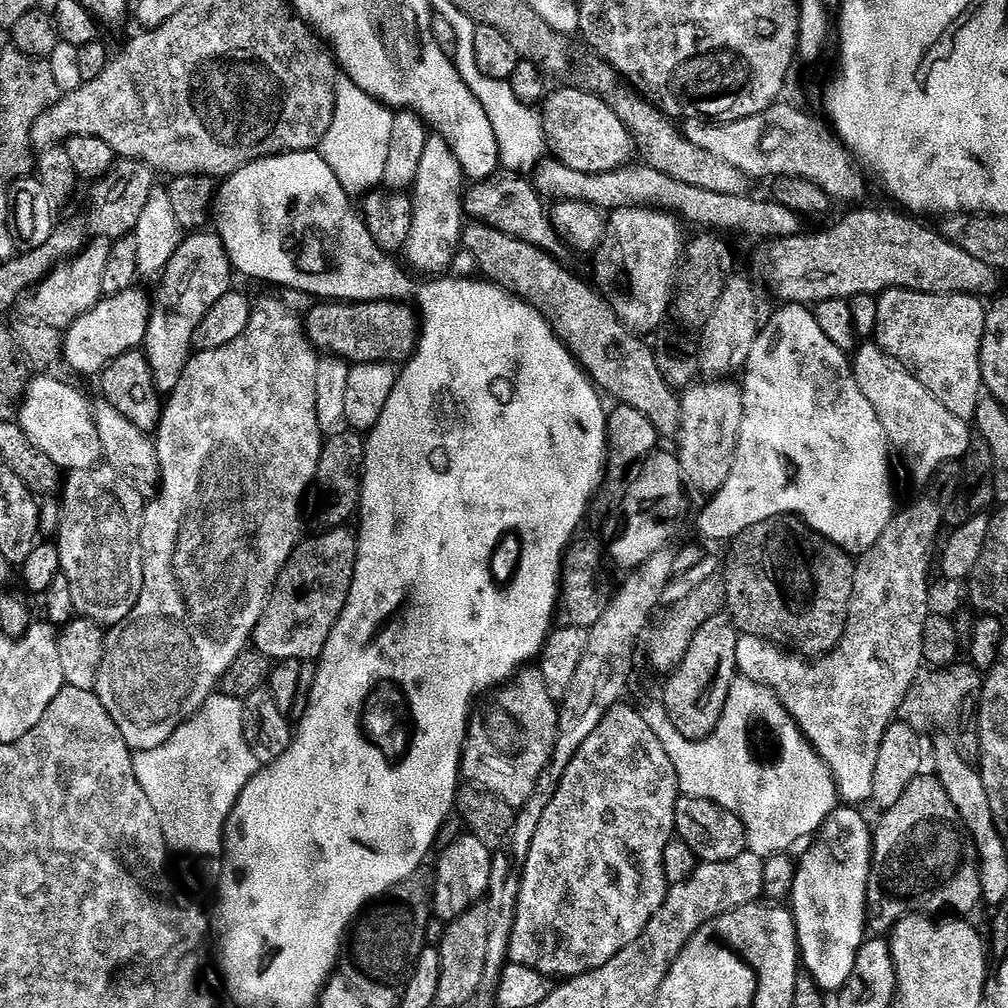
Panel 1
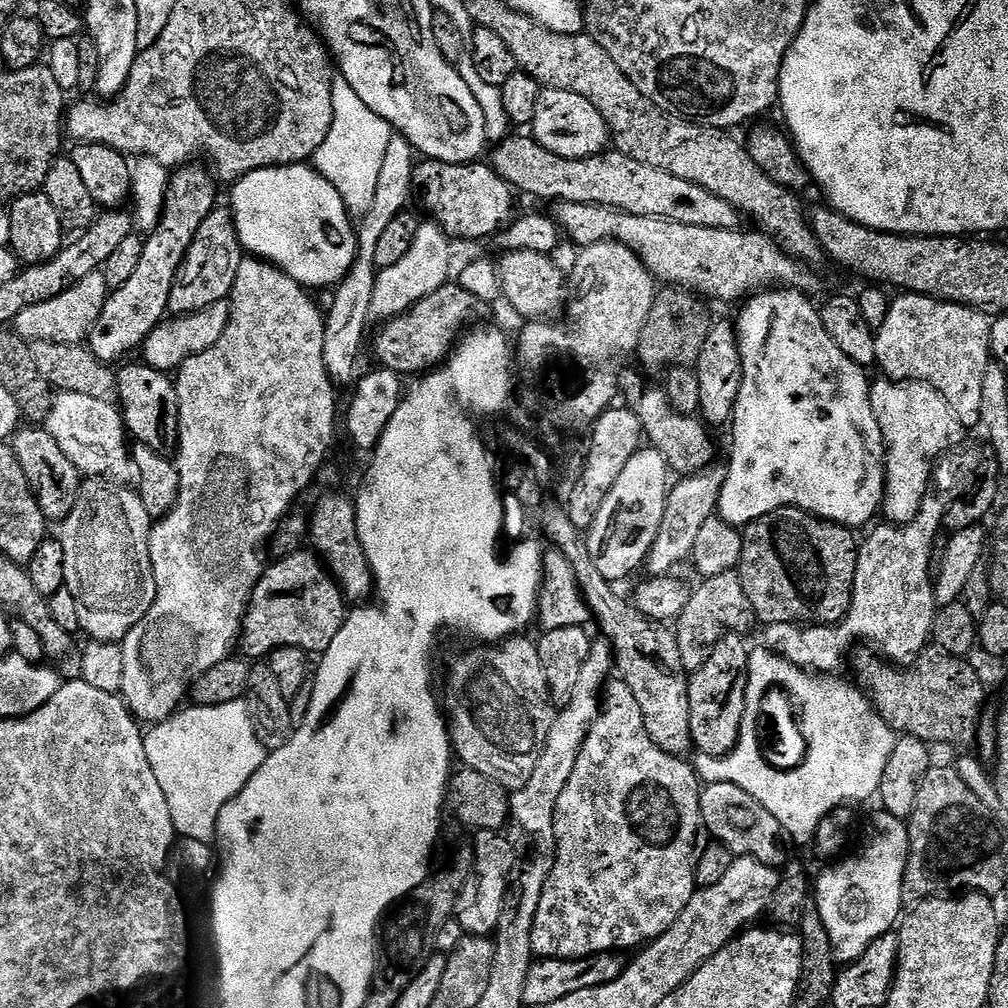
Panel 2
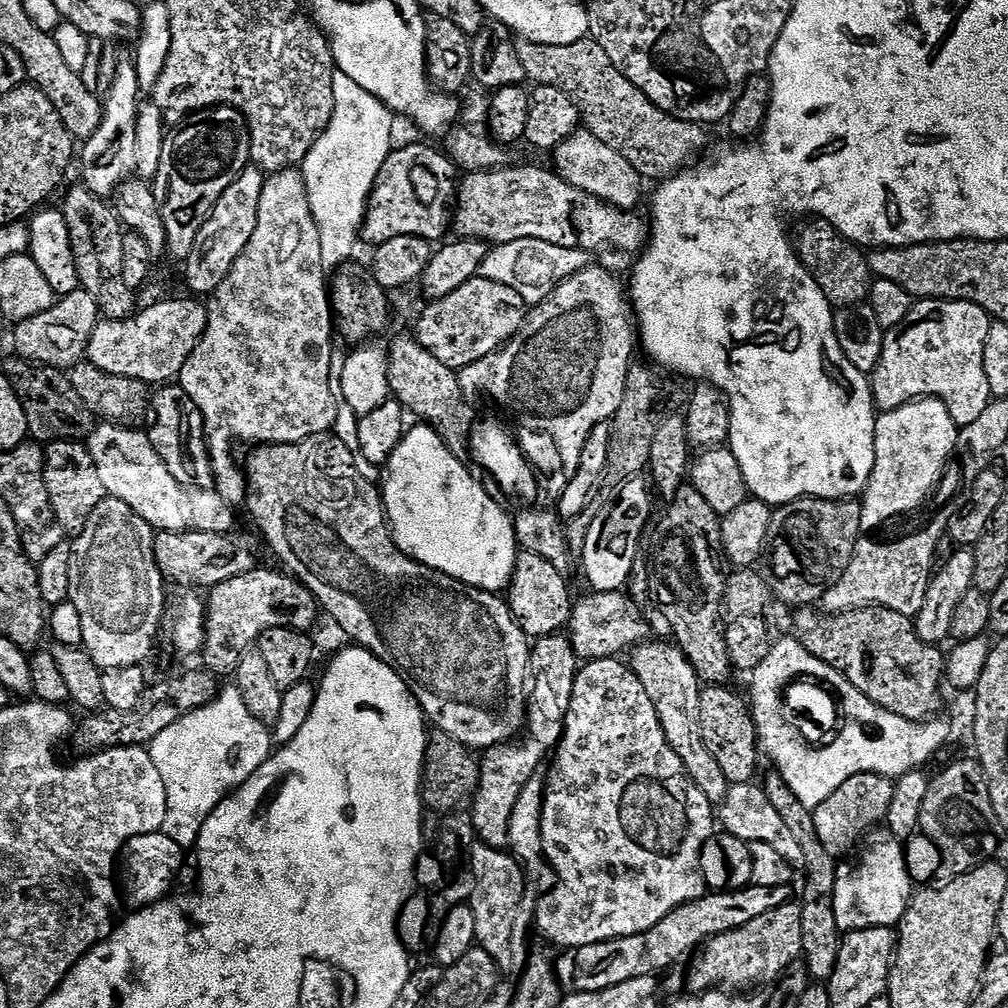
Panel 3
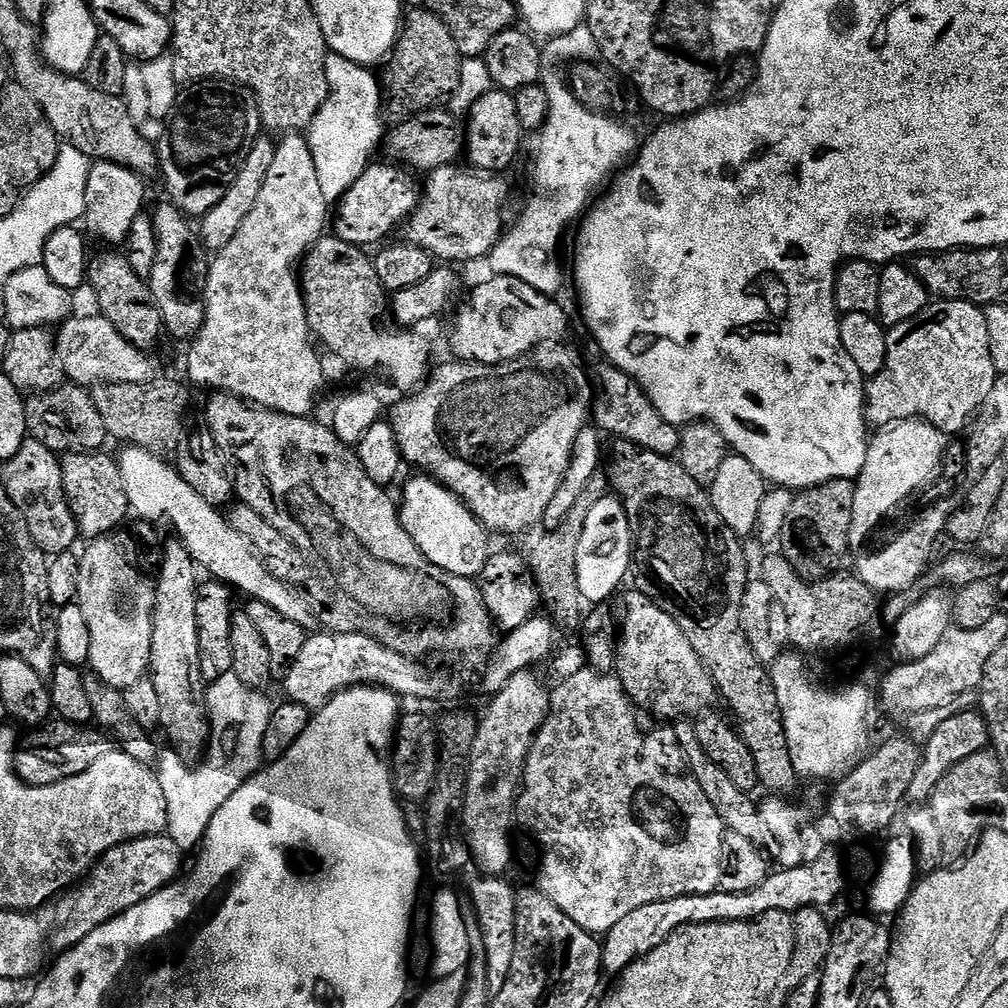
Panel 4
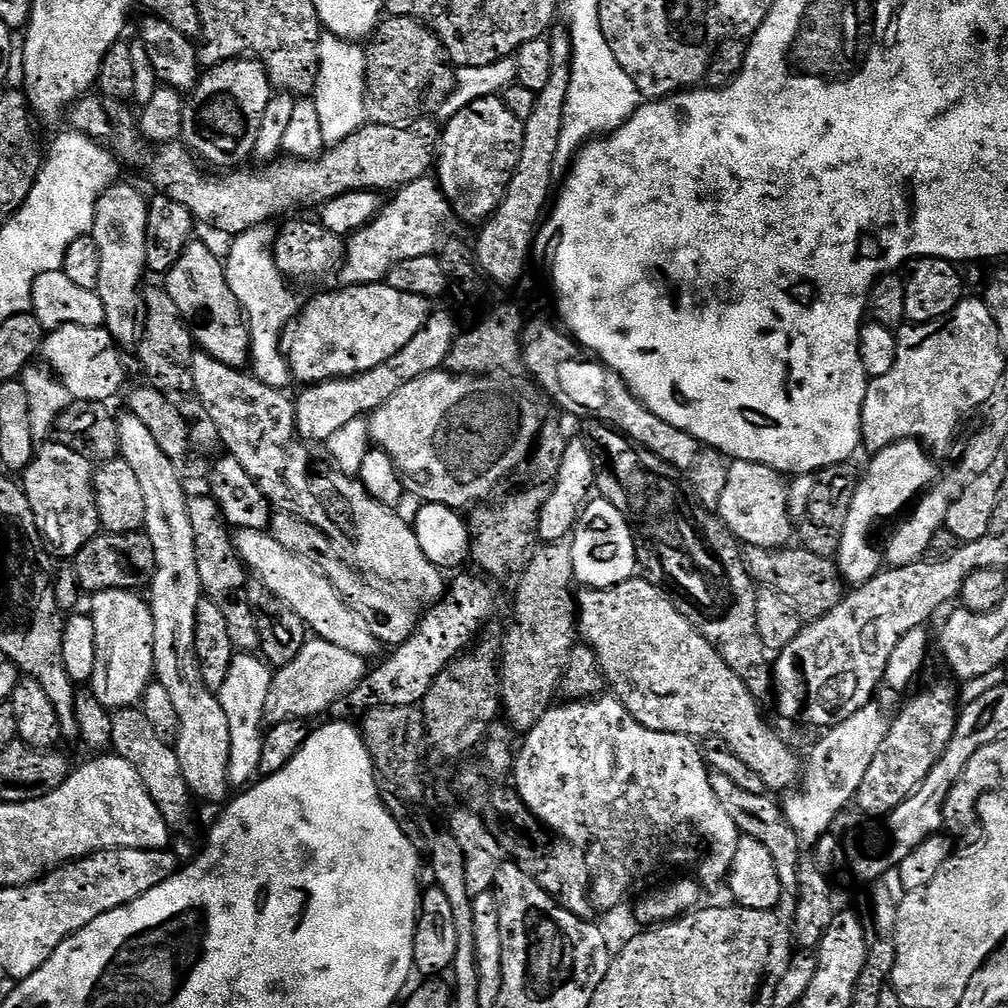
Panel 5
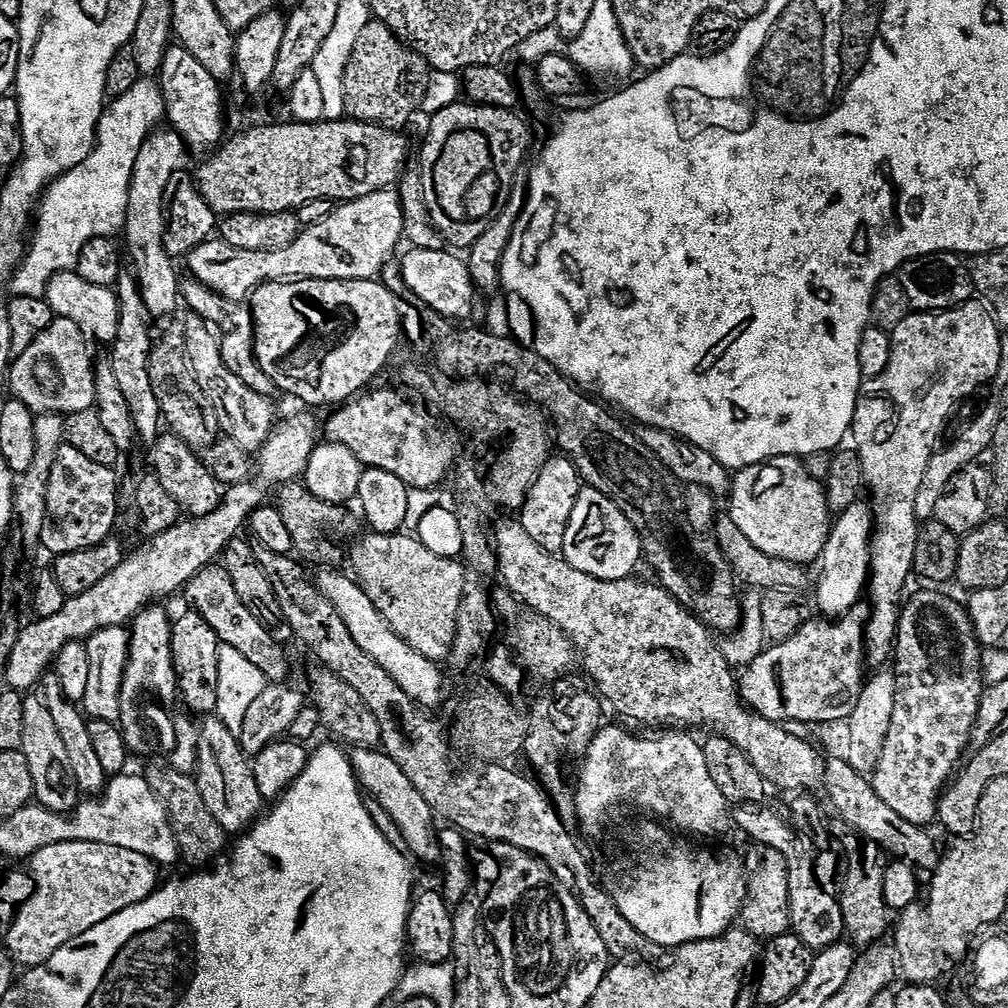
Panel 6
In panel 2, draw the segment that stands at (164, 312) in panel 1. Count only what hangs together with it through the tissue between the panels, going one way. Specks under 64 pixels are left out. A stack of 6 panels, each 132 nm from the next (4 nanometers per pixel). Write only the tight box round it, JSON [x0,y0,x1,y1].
[167,206,242,314]

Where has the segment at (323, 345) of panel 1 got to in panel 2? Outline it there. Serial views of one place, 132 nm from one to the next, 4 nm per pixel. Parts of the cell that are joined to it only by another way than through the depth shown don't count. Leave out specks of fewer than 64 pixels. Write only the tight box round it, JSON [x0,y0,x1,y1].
[372,282,482,374]

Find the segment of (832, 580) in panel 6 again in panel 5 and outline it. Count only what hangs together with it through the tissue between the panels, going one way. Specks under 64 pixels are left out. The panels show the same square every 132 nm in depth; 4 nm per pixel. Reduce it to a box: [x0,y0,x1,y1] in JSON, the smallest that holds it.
[834,440,938,585]

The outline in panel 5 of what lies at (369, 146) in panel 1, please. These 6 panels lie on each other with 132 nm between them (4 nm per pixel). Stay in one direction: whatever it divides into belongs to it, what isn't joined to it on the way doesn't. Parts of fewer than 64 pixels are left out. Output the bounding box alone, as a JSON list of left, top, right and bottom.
[314,35,368,145]

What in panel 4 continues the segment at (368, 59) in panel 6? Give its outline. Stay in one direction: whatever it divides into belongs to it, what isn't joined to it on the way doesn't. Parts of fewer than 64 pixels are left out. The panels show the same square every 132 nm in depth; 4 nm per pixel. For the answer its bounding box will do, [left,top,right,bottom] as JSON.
[382,8,461,122]

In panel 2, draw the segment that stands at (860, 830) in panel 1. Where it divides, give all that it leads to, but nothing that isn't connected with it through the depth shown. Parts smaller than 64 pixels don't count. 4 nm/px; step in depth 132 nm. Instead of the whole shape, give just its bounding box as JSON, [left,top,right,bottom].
[814,810,908,965]

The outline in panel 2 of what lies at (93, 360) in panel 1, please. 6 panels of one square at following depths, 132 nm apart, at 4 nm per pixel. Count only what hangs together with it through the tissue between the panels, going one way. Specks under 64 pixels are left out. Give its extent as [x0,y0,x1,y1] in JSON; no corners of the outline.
[86,162,217,363]

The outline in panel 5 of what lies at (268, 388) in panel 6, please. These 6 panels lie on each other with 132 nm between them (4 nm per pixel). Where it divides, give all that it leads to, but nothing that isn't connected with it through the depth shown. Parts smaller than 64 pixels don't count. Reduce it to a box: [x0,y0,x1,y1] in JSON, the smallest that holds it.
[166,238,250,369]

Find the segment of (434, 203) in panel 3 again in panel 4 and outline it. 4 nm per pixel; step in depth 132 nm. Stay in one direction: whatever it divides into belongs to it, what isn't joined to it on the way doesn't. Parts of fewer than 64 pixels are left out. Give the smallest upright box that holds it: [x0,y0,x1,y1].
[334,163,422,250]

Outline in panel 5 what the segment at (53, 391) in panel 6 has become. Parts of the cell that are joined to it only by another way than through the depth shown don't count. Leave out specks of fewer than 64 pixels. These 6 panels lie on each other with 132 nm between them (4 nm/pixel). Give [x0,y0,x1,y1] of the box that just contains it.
[42,324,124,401]

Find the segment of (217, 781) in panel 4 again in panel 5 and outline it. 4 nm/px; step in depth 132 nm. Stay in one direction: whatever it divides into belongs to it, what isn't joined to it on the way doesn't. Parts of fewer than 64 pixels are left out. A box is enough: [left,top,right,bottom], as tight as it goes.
[218,654,273,785]

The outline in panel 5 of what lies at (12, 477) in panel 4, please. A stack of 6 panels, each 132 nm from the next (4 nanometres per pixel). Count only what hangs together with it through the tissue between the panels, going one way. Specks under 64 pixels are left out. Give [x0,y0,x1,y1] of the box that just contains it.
[22,442,101,557]

